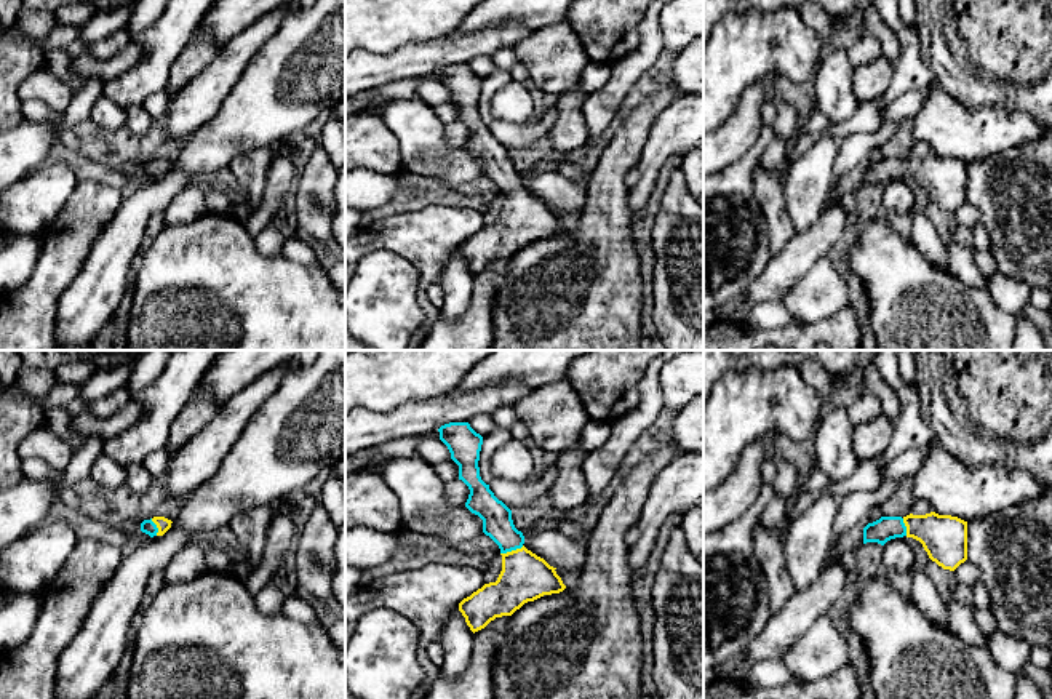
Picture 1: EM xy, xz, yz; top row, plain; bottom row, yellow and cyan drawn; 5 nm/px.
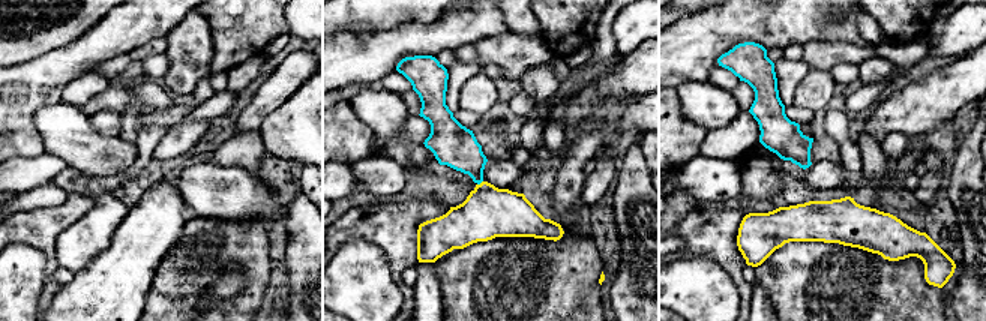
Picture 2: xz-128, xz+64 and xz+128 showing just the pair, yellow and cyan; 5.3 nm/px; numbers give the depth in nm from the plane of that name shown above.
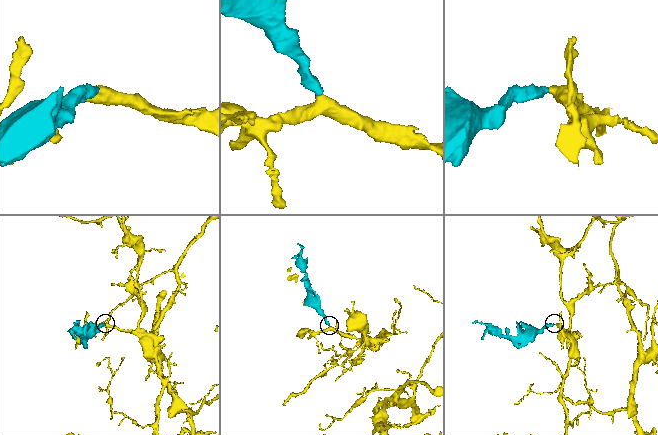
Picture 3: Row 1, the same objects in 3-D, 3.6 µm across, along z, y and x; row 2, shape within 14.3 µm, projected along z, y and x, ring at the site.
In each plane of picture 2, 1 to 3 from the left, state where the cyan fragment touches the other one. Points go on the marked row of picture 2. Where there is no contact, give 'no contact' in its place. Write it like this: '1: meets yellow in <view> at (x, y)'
1: no contact
2: meets yellow in xz+64 at (480, 183)
3: no contact

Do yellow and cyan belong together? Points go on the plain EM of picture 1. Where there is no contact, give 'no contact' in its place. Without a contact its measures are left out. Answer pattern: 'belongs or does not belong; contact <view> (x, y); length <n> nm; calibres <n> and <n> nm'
belongs; contact xz (512, 192); length 130 nm; calibres 240 and 150 nm

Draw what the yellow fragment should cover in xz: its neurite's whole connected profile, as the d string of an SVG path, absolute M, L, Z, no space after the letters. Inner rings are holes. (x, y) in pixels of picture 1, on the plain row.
M449 64L438 70L451 101L459 107L459 122L468 131L465 149L483 162L483 174L500 190L502 213L496 224L484 226L459 245L459 253L475 275L491 262L512 258L524 245L566 230L556 210L528 192L524 178L512 162L512 152L499 142L480 118L483 78L468 64Z

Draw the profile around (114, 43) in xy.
M117 30L98 42L91 42L88 46L88 54L99 59L110 59L122 53L128 45L130 38L123 30Z

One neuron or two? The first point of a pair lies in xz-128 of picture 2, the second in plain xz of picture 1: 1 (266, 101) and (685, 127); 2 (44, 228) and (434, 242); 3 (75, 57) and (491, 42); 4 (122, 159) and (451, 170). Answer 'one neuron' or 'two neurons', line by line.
1: two neurons
2: one neuron
3: two neurons
4: one neuron

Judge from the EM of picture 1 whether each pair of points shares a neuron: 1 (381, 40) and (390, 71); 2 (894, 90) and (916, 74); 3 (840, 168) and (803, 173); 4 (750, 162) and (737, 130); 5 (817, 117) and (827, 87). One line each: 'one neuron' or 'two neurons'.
1: two neurons
2: one neuron
3: two neurons
4: two neurons
5: two neurons

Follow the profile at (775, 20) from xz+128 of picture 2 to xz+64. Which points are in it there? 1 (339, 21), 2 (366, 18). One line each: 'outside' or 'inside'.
1: outside
2: outside

